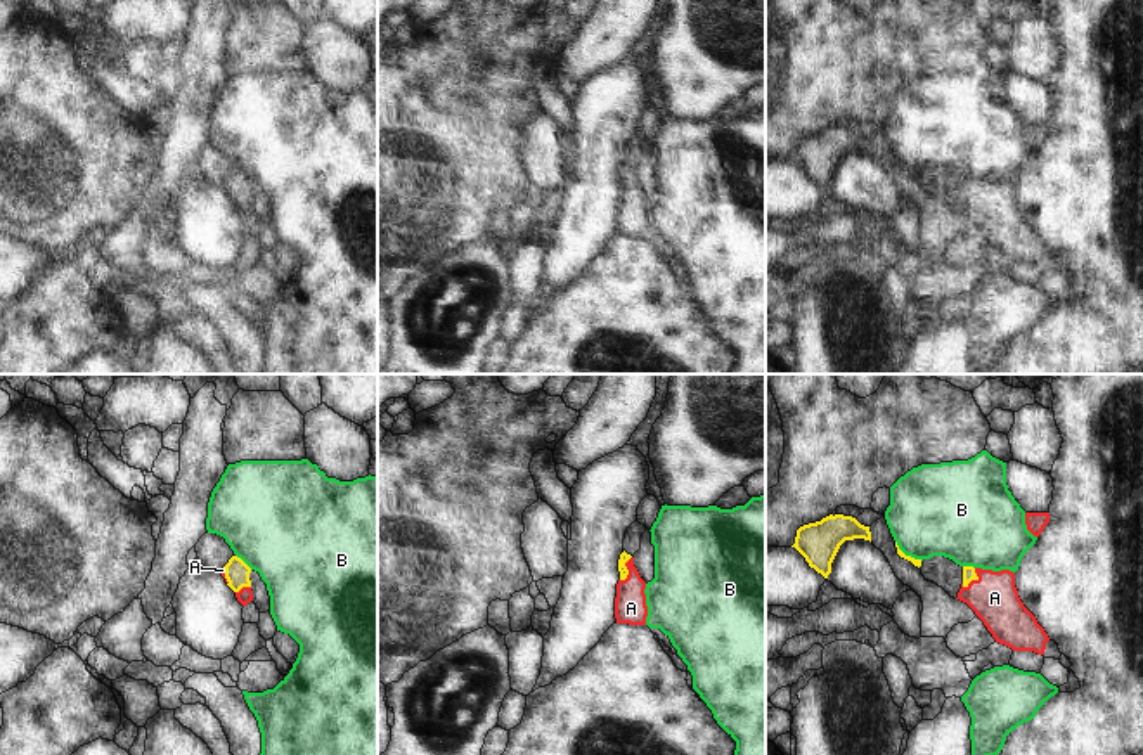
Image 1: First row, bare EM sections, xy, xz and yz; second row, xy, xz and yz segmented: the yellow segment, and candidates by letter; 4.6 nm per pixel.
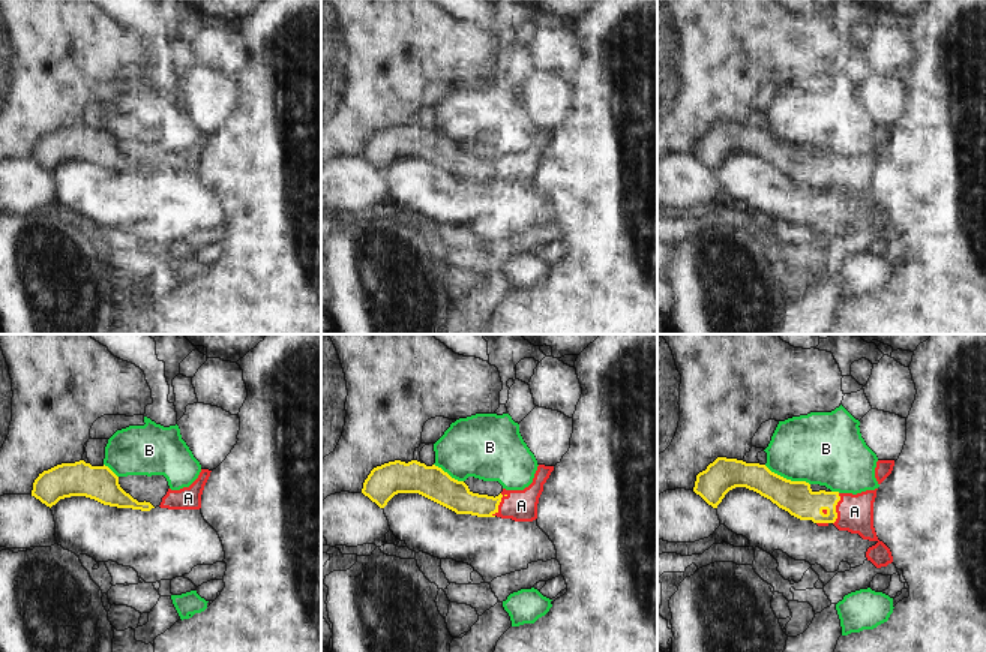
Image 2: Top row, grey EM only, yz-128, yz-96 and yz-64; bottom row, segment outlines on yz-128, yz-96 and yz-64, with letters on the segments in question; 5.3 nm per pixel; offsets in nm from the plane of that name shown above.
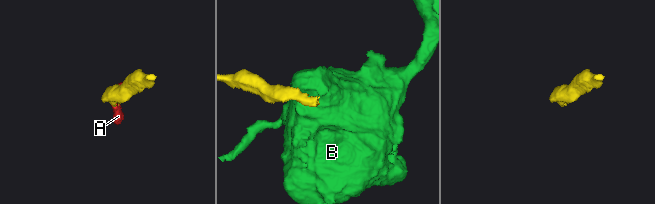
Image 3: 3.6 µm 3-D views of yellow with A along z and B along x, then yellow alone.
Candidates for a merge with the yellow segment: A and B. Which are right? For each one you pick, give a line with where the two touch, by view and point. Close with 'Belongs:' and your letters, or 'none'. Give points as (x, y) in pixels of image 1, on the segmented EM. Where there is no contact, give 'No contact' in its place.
A: Touches yellow at yz (974, 579)
Belongs: A.

